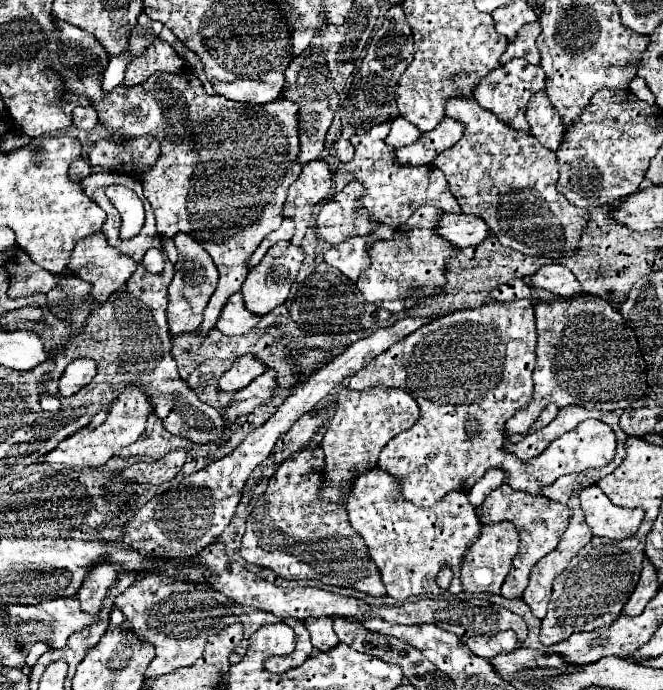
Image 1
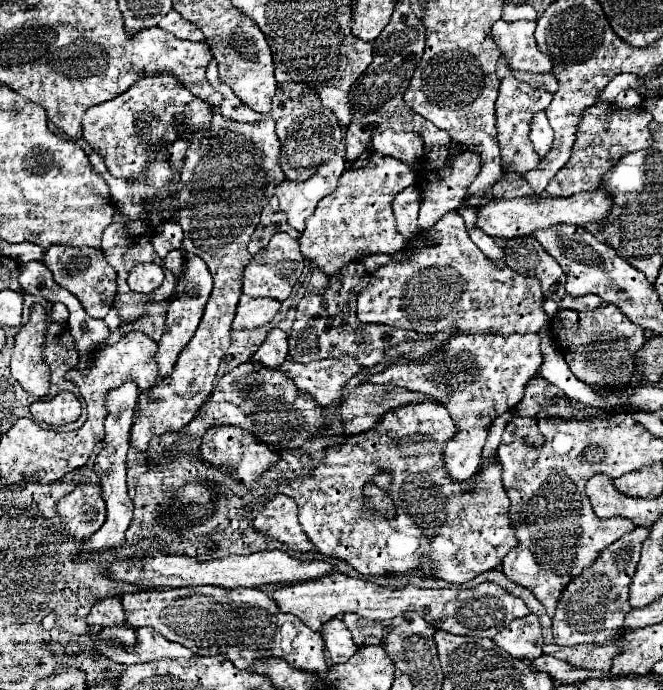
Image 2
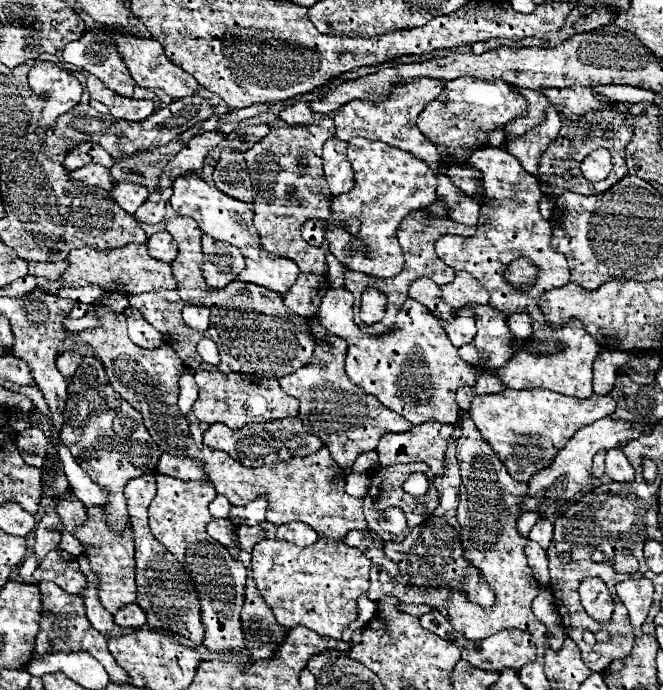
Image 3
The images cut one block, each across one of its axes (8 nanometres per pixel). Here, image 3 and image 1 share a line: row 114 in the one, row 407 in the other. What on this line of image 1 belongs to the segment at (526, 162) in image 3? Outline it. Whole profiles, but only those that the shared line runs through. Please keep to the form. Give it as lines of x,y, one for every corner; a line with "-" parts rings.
548,404
548,406
541,412
538,420
532,424
532,428
528,432
536,432
538,428
548,425
558,414
558,406
556,404

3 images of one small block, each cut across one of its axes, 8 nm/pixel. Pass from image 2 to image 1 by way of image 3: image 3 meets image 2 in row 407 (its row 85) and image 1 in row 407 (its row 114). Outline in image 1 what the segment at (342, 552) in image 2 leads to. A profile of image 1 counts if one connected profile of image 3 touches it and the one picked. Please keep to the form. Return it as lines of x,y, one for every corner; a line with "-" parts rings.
340,388
338,404
334,416
328,420
326,434
320,442
326,454
326,470
324,470
324,484
320,490
320,498
326,502
336,502
342,498
338,488
348,482
356,480
362,472
372,470
378,462
380,450
400,432
412,428
420,418
420,408
416,400
398,388
368,388
368,390
348,390

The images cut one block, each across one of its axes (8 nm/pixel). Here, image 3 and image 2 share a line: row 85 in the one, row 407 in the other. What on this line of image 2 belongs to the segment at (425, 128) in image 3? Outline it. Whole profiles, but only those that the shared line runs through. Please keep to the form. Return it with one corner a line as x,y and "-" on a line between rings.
488,332
454,334
446,346
432,352
424,362
410,364
406,358
402,358
384,372
366,376
366,380
374,384
392,384
414,392
424,392
444,404
458,428
456,436
444,448
446,468
454,480
466,480
480,464
480,454
490,422
522,400
524,386
532,376
538,374
540,364
542,352
538,334
512,334
510,338

